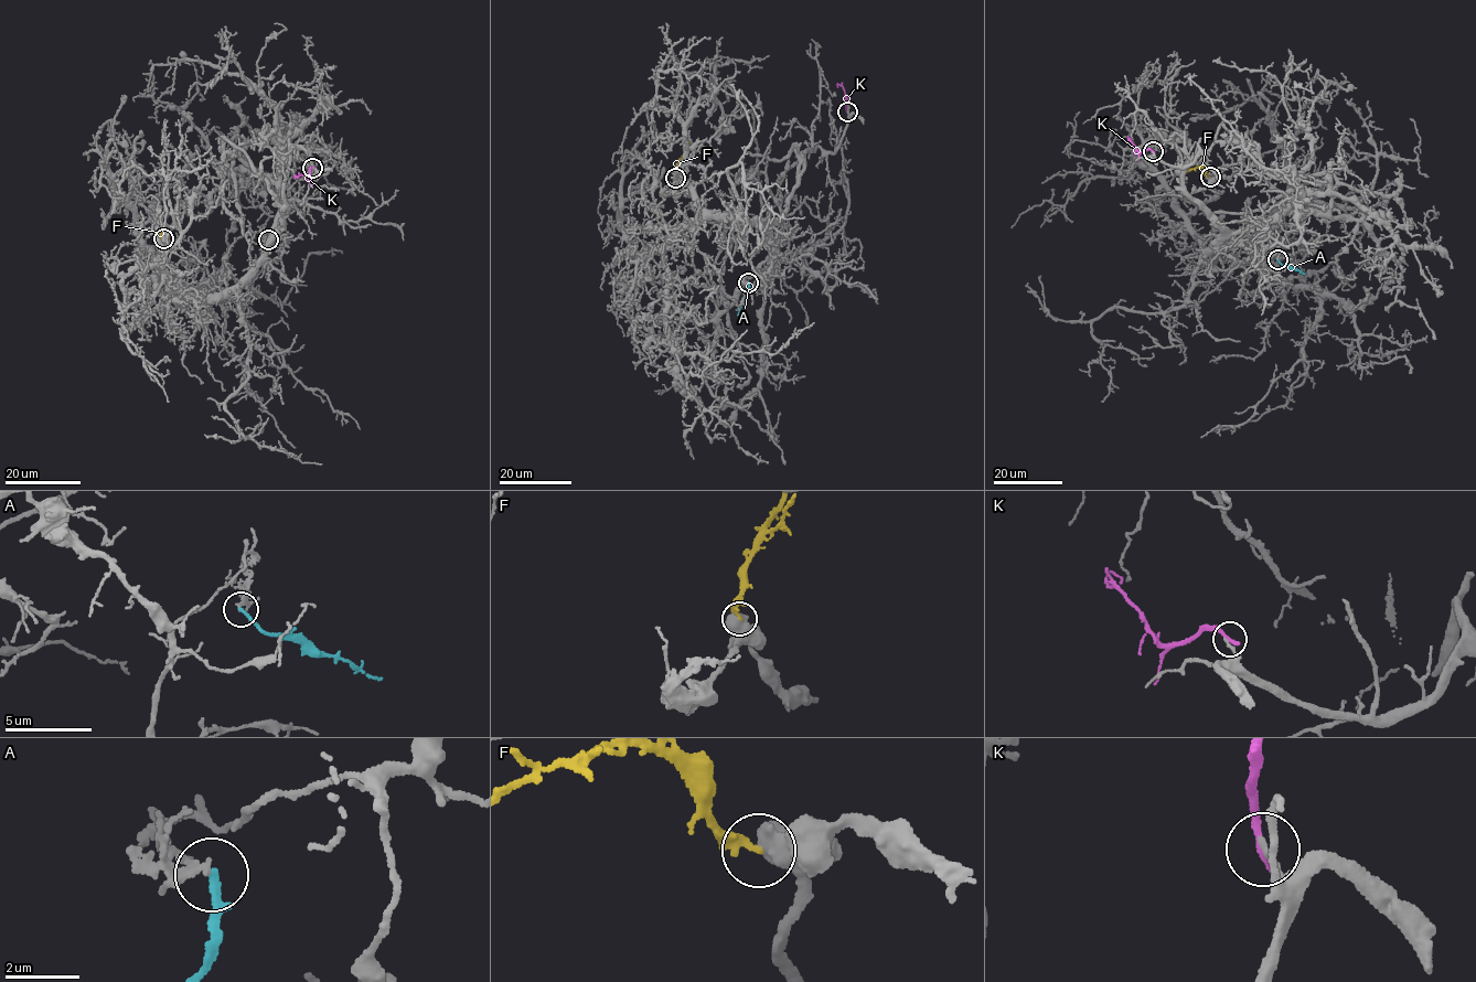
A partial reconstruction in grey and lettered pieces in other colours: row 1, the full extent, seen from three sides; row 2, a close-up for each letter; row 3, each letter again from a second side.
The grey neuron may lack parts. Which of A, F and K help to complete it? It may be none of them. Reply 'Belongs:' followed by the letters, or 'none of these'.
Belongs: none of these

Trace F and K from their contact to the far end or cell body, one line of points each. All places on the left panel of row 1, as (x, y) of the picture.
F: (163, 239), (161, 235), (166, 228), (162, 226)
K: (312, 168), (308, 178), (296, 175)

